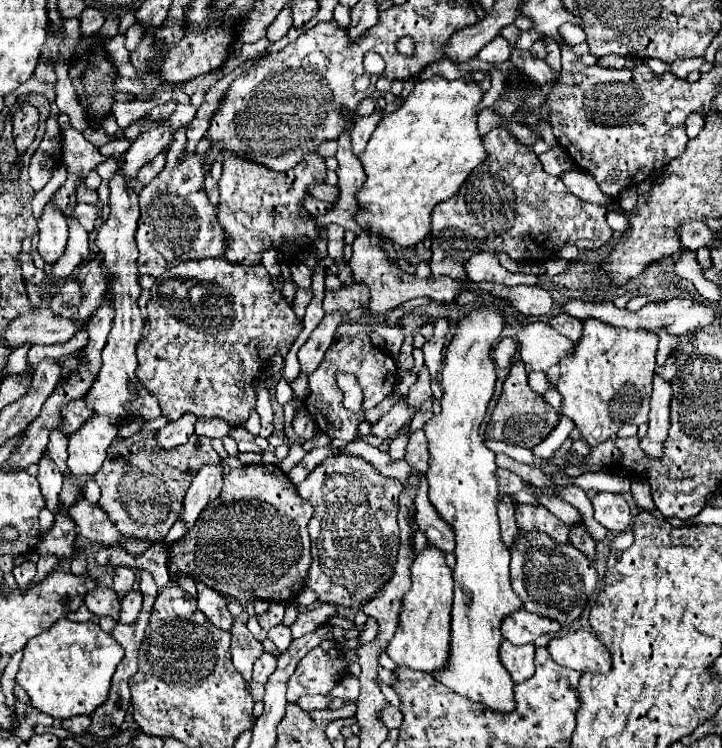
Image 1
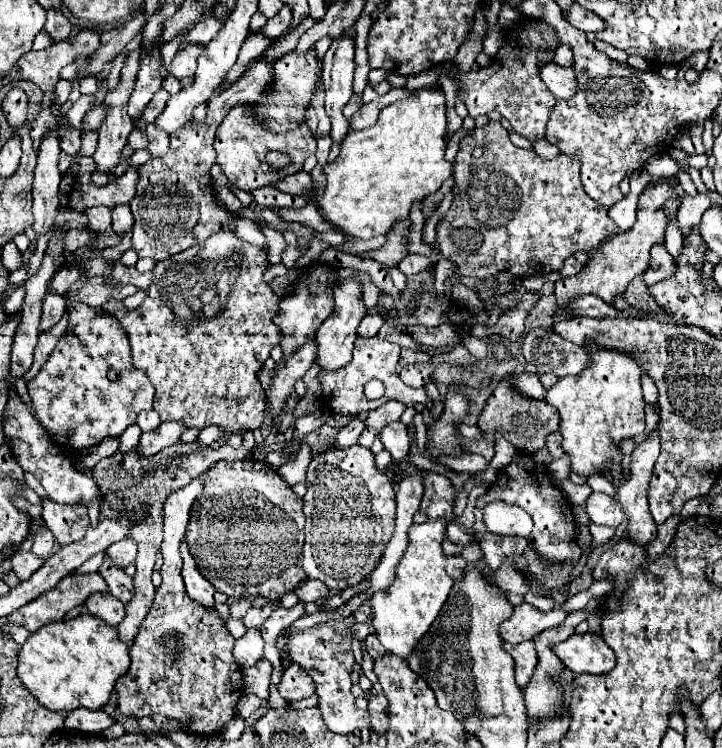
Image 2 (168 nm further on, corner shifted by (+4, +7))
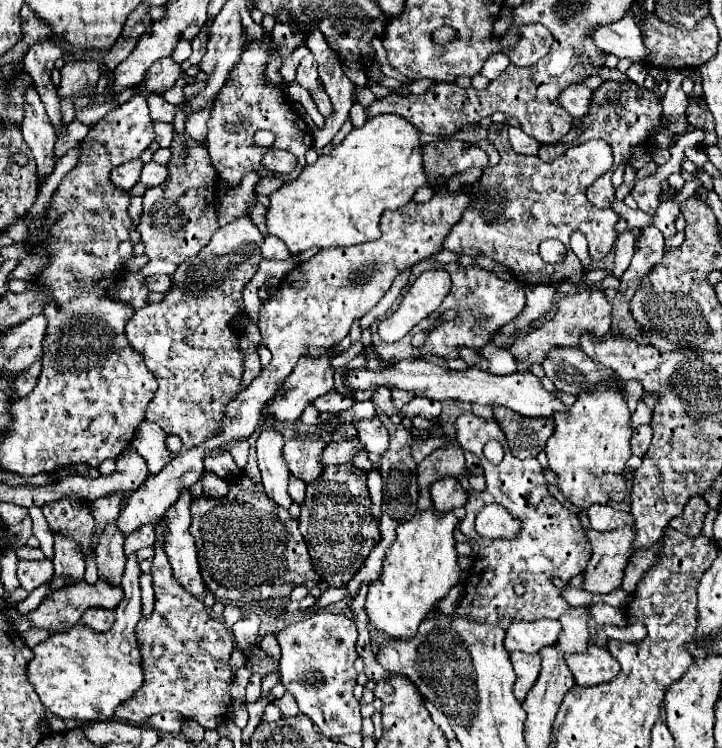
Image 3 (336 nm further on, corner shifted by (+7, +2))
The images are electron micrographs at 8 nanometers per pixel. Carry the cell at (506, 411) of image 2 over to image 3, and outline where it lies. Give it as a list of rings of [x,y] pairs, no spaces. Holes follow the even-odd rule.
[[[494,407],[494,417],[508,439],[512,455],[518,459],[536,457],[540,451],[544,451],[548,437],[554,433],[552,419],[520,417],[508,407]]]

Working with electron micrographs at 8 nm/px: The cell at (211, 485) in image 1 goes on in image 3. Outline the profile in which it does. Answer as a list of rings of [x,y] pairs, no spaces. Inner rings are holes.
[[[164,521],[158,527],[158,539],[154,543],[156,555],[152,559],[152,581],[156,591],[156,607],[150,617],[142,617],[136,625],[136,637],[140,641],[142,653],[142,669],[144,669],[144,685],[132,695],[132,699],[124,701],[116,709],[116,717],[132,723],[144,723],[158,711],[180,711],[186,719],[196,719],[204,729],[216,729],[224,719],[232,705],[230,701],[230,683],[232,673],[228,667],[230,653],[234,649],[232,637],[222,621],[212,621],[206,607],[190,595],[174,577],[172,567],[168,565],[168,557],[164,557]]]

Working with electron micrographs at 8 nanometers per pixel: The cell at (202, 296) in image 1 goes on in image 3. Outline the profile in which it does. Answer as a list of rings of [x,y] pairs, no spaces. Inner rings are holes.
[[[242,215],[232,223],[220,227],[206,249],[182,263],[172,275],[174,287],[166,293],[166,299],[158,305],[148,305],[136,311],[126,325],[128,341],[138,353],[144,355],[148,369],[156,375],[158,381],[158,391],[146,409],[146,419],[158,423],[168,435],[178,435],[184,443],[184,449],[196,447],[200,445],[200,441],[212,437],[216,433],[216,427],[220,427],[224,405],[244,389],[240,385],[244,367],[240,349],[236,349],[236,337],[240,333],[232,327],[232,321],[244,313],[242,289],[258,271],[258,263],[262,259],[262,241],[264,235],[258,231],[248,215]]]

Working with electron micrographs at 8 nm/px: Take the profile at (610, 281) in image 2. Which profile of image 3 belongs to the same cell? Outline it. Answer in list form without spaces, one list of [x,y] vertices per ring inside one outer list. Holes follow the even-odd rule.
[[[586,289],[582,293],[576,293],[574,297],[564,297],[556,303],[556,307],[558,307],[558,311],[550,323],[544,323],[542,327],[534,329],[528,337],[518,337],[516,343],[510,347],[510,353],[514,355],[514,359],[522,361],[528,369],[534,363],[542,365],[548,351],[554,347],[580,349],[580,335],[584,335],[584,333],[590,333],[596,339],[602,339],[610,331],[610,305],[608,305],[604,293],[598,289]]]

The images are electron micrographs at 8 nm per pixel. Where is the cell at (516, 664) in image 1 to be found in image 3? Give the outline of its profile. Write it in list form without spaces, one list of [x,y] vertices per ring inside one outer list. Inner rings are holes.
[[[512,653],[510,655],[514,673],[516,673],[516,683],[514,683],[514,695],[518,701],[526,699],[526,693],[532,689],[540,675],[540,655],[528,655],[528,653]]]

